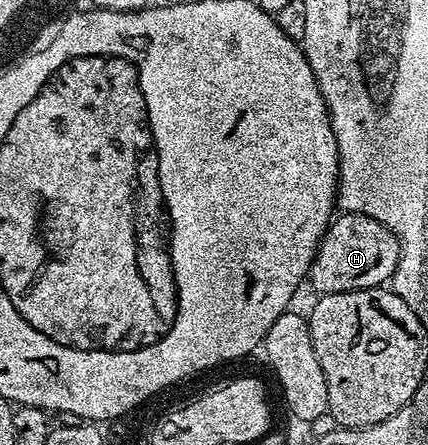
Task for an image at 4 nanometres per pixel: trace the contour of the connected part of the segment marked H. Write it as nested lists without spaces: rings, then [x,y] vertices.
[[[341,212],[329,221],[329,229],[309,267],[307,284],[323,296],[379,288],[392,281],[398,262],[399,242],[386,224],[367,218],[367,214]]]

